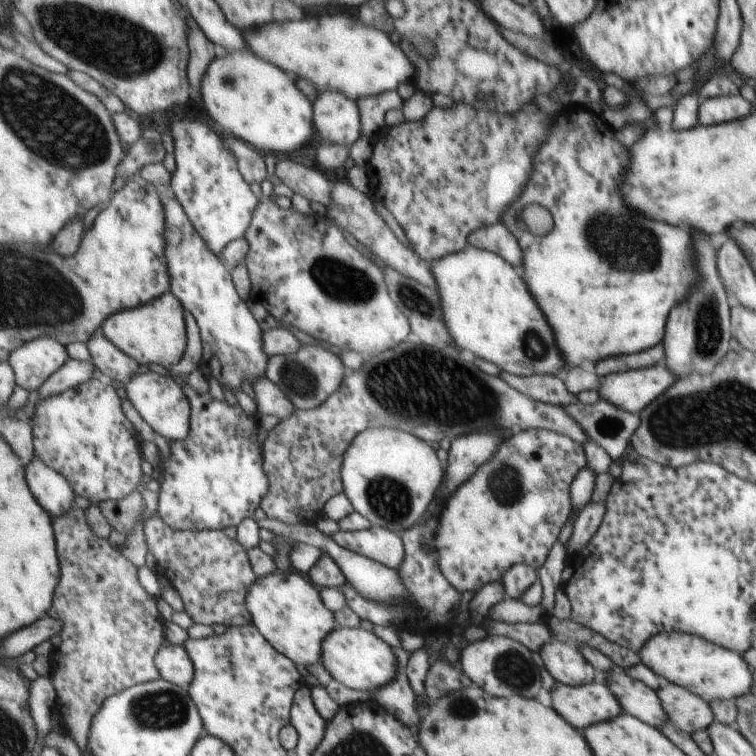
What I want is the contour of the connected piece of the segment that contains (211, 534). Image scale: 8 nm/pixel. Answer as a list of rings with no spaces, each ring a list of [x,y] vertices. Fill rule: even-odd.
[[[157,512],[144,520],[144,537],[158,569],[178,592],[184,602],[185,612],[194,623],[210,627],[215,624],[242,626],[250,623],[251,616],[246,608],[247,588],[253,586],[257,577],[250,565],[249,554],[241,542],[230,540],[223,530],[181,531],[172,528]]]

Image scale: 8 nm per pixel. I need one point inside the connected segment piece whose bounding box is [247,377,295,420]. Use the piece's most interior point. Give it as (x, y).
(268, 400)

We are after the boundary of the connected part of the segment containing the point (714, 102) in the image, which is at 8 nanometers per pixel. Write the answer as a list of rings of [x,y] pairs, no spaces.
[[[739,93],[732,96],[719,96],[705,98],[698,105],[699,124],[719,124],[719,122],[731,122],[747,116],[751,110],[751,104],[743,100]]]

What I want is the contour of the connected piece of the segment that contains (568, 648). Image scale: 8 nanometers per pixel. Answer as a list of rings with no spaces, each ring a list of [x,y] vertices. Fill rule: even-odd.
[[[547,641],[539,647],[539,657],[544,662],[544,670],[555,684],[578,686],[596,681],[594,669],[580,656],[577,648],[559,641]]]

